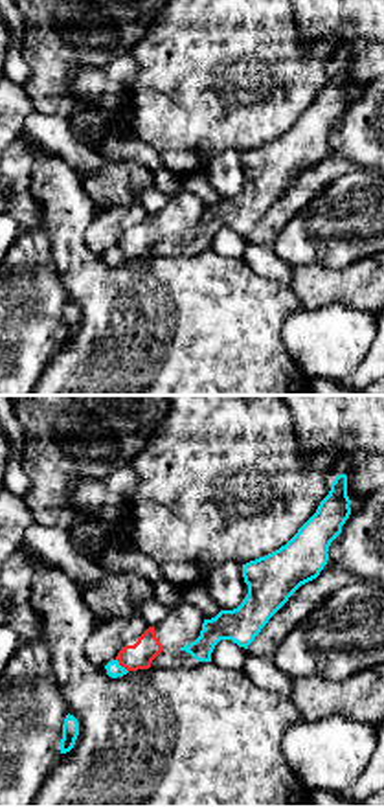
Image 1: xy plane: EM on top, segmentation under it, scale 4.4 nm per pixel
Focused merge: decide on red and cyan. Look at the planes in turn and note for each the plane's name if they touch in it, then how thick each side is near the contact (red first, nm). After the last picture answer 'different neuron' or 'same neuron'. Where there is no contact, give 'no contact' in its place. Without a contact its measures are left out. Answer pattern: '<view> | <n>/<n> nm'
xy | 120/70 nm

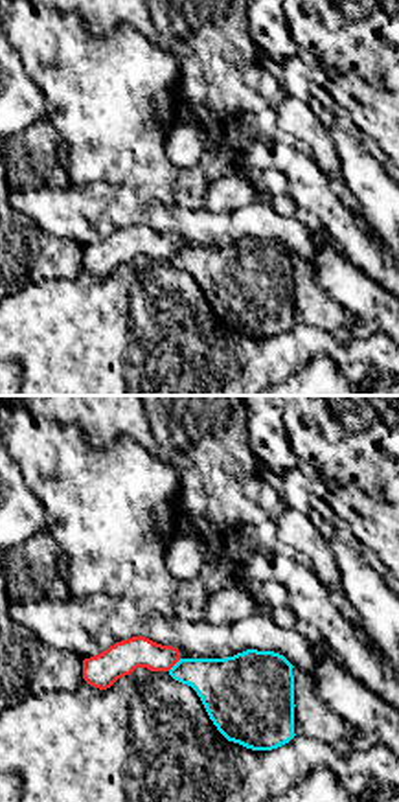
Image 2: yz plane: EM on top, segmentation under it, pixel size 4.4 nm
yz | 150/240 nm

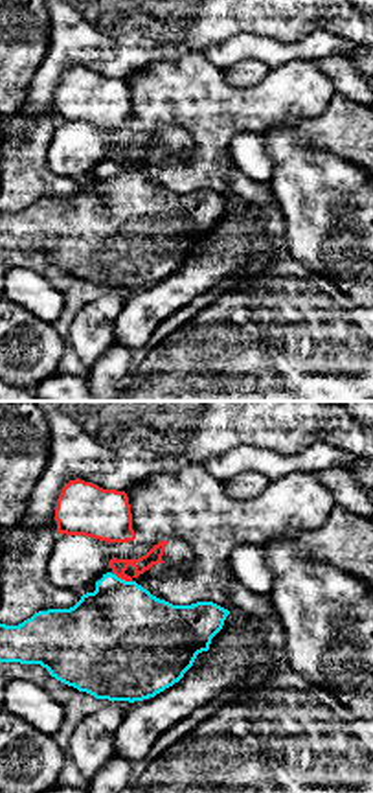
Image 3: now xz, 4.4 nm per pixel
xz | 70/460 nm

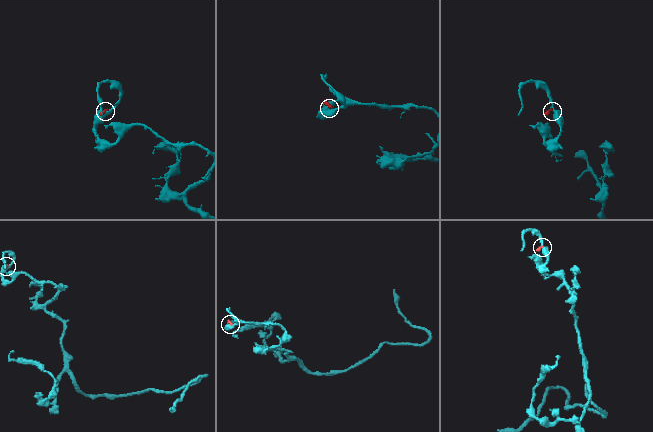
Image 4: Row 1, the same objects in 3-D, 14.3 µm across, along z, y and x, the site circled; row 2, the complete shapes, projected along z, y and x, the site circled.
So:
different neuron

